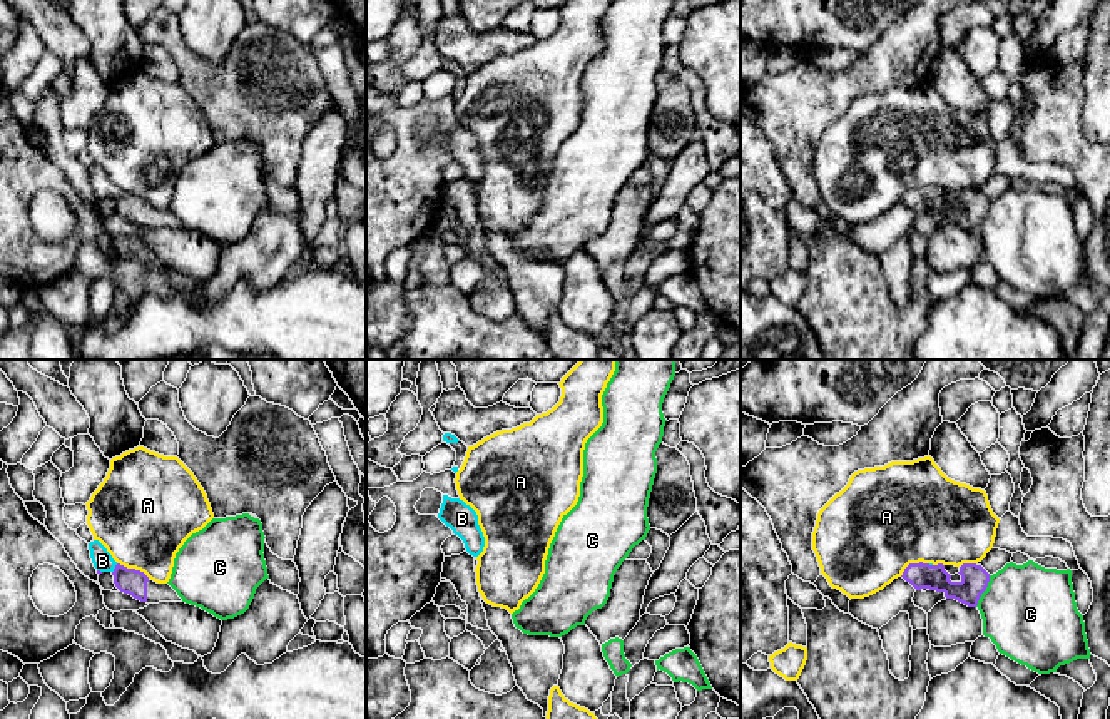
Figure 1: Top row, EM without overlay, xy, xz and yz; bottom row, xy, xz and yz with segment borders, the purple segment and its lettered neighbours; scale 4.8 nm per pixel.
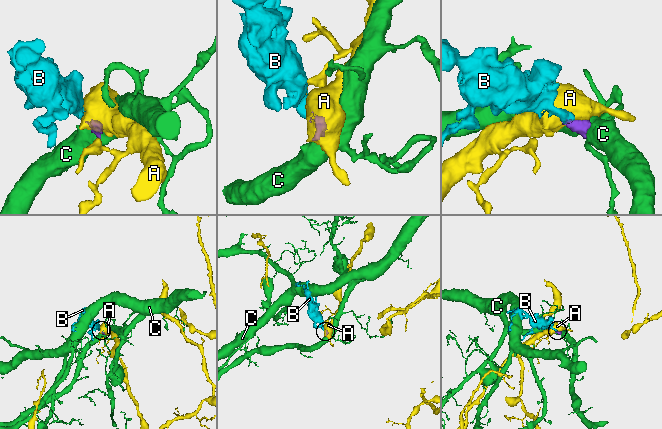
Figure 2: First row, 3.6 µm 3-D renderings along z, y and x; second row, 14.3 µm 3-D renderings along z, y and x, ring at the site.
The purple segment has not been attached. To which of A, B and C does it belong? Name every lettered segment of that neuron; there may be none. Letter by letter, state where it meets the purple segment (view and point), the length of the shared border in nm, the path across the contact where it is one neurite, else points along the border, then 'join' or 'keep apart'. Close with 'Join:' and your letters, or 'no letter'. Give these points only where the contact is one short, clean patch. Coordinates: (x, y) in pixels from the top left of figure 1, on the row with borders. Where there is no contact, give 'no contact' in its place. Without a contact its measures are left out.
A: xy (134, 569) | 180 nm | along xy (117, 562), (139, 569), (149, 577) | keep apart
B: xy (114, 569) | 50 nm | across xy (129, 581), (114, 569), (102, 560) | join
C: yz (985, 589) | 170 nm | along yz (990, 576), (988, 586), (975, 606) | keep apart
Join: B

